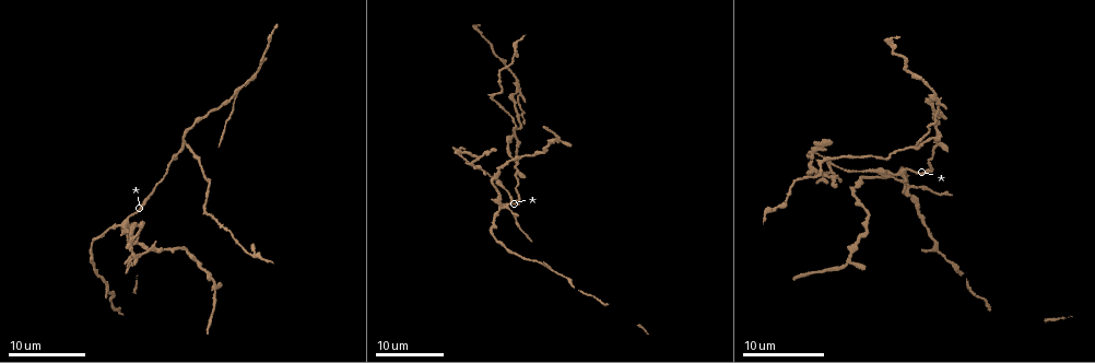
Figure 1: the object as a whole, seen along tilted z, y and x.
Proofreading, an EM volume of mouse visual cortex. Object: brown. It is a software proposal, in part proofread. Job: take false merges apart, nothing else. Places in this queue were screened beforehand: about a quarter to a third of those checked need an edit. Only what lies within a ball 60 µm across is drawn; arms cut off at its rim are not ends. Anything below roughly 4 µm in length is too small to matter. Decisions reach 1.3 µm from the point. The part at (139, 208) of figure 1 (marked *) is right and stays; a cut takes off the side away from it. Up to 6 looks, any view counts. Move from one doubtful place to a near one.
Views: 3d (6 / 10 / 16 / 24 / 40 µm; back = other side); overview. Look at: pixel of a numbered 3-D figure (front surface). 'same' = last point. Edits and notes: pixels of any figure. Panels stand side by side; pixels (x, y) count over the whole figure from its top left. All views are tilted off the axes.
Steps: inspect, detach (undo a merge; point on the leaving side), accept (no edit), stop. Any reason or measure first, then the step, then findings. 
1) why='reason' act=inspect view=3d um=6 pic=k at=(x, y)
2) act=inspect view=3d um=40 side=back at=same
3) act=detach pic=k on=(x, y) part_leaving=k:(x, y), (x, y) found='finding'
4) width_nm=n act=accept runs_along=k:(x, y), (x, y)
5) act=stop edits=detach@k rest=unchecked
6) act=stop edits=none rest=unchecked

why='a narrow waist' act=inspect view=3d um=24 pic=1 at=(214, 290)

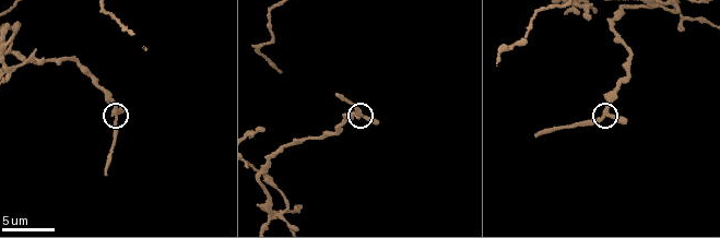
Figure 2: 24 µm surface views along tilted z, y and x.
why='closer look' act=inspect view=3d um=6 pic=2 at=(601, 117)

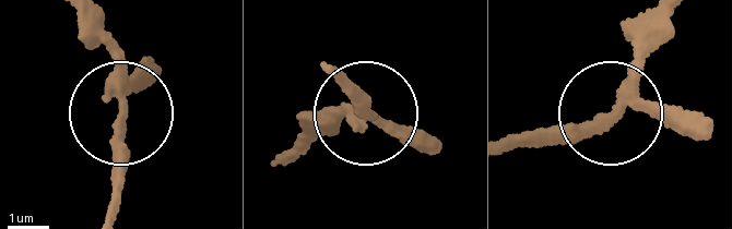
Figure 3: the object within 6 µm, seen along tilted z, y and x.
act=accept runs_along=3:(665, 13), (621, 108), (518, 146) found='continuous, no second cell'

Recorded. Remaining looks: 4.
why='branch point' act=inspect view=3d um=24 pic=1 at=(935, 136)

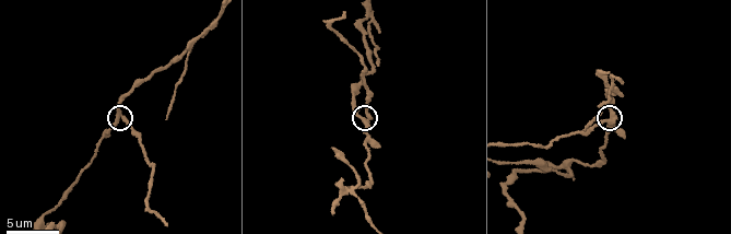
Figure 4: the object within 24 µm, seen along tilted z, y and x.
why='closer look' act=inspect view=3d um=10 pic=4 at=(612, 121)

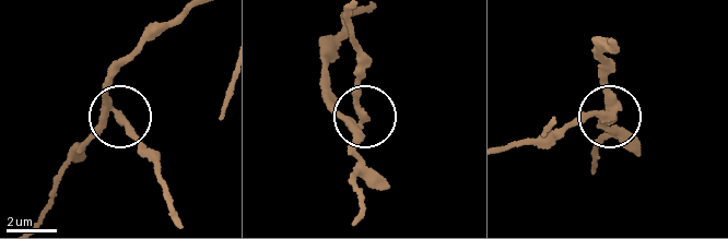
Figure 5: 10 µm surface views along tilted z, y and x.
act=detach pic=5 on=(128, 127) part_leaving=5:(113, 109), (155, 155), (174, 214) found='two cells meet here'

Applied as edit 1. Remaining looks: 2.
why='four or more arms meet' act=inspect view=3d um=10 pic=4 at=(347, 191)

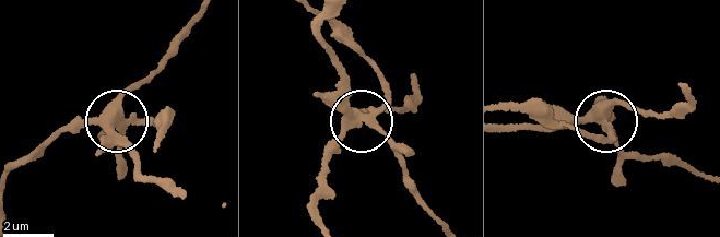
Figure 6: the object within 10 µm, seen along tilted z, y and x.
why='other side' act=inspect view=3d um=10 side=back pic=6 at=(111, 124)

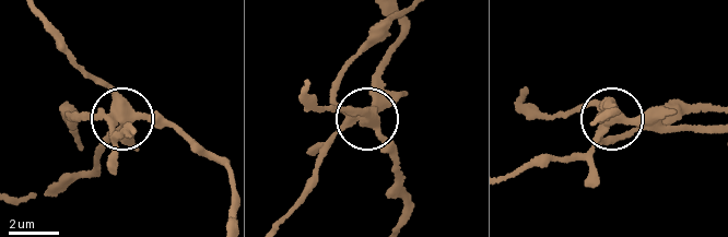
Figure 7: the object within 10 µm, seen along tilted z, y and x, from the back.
side_arm_um=18 act=detach pic=7 on=(335, 133) part_leaving=7:(366, 116), (338, 102), (341, 75), (366, 42), (401, 15) found='a second cell is stuck on'

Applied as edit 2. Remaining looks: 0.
act=stop edits=detach@5,detach@7 rest=unchecked

